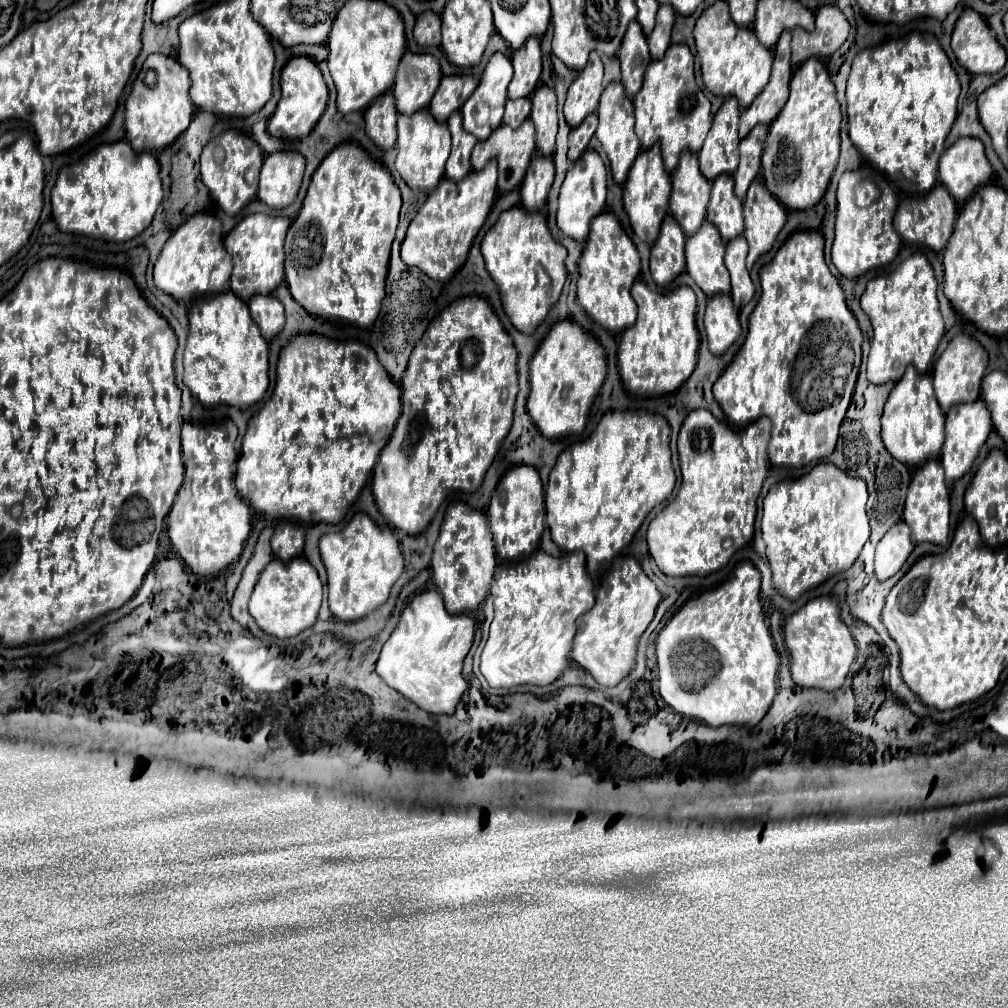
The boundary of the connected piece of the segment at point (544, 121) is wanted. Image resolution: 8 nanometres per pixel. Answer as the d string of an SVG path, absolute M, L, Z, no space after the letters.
M540 86L532 96L530 118L536 126L536 144L538 154L550 158L556 146L558 132L558 114L556 114L556 94L548 86Z

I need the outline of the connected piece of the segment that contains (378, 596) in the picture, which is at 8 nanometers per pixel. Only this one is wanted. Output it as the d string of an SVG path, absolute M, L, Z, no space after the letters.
M356 514L340 532L320 538L320 556L328 574L328 602L334 618L354 622L388 600L392 584L404 570L398 540L390 528L376 526L366 514Z

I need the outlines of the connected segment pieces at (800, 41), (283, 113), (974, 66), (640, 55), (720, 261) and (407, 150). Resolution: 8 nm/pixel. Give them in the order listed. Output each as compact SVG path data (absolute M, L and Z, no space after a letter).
M820 6L816 10L816 30L792 30L792 66L800 66L810 56L826 60L848 38L850 24L838 6Z
M298 56L284 66L280 84L282 84L282 98L276 106L274 116L268 120L268 132L280 140L306 138L320 120L320 116L324 114L328 102L328 88L322 78L322 72L310 58Z
M970 8L956 20L952 50L970 74L994 74L1006 64L1006 52L994 38L988 22Z
M634 20L622 40L622 48L618 52L620 66L622 66L622 86L626 94L634 98L638 88L642 86L642 76L646 66L650 64L650 52L646 44L646 36L642 34L640 24Z
M704 222L694 236L688 236L686 272L708 298L730 294L730 276L724 266L724 240L714 224Z
M420 110L414 116L398 116L398 142L396 142L396 170L412 190L434 190L444 178L444 166L450 154L450 132L446 124L438 124L430 110Z

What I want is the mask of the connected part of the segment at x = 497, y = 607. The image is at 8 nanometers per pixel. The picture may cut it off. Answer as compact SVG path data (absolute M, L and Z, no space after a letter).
M536 552L528 560L510 562L498 568L490 594L494 598L494 622L488 642L480 656L480 672L492 688L512 686L548 686L562 676L570 664L572 638L576 634L576 618L594 606L594 586L586 574L584 552L568 552L554 558L546 552Z

